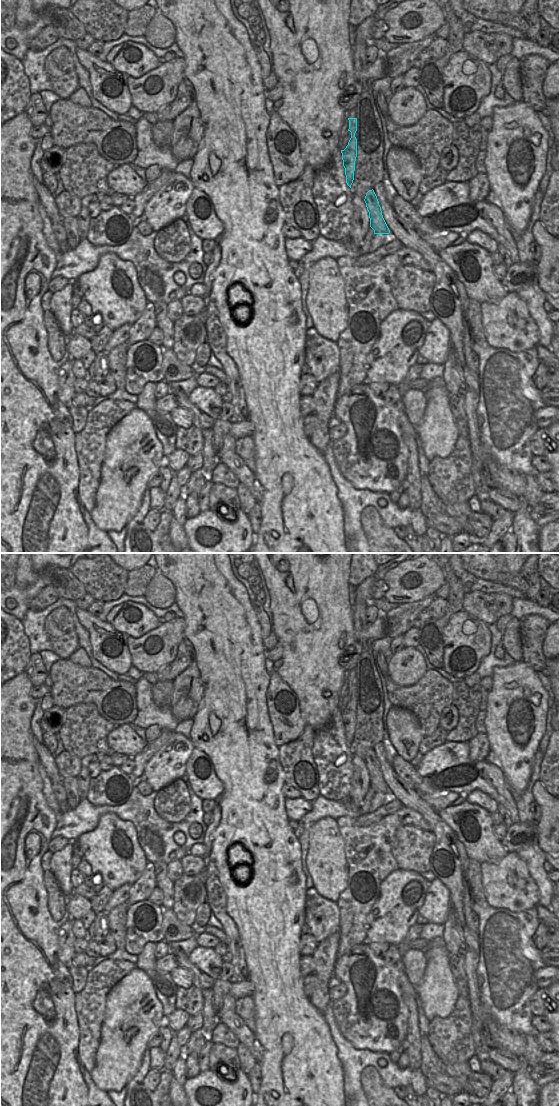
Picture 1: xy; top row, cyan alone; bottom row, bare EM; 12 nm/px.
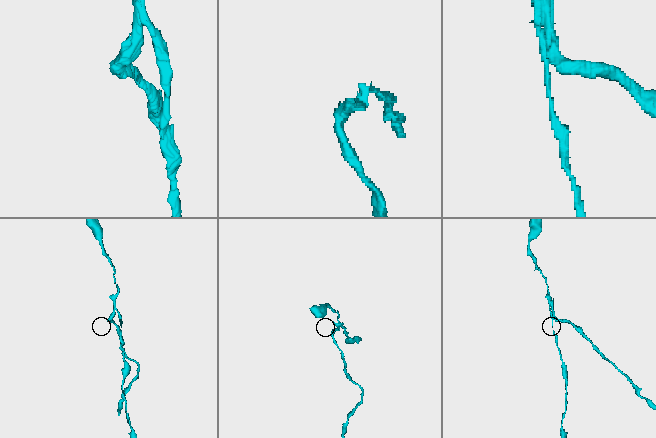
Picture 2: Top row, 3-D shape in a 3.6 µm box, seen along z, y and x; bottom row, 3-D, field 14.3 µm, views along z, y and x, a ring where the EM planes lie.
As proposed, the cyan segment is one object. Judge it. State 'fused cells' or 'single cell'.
fused cells

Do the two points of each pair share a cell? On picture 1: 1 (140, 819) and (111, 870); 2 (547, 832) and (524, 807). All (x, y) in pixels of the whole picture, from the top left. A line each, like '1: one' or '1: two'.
1: two
2: two

